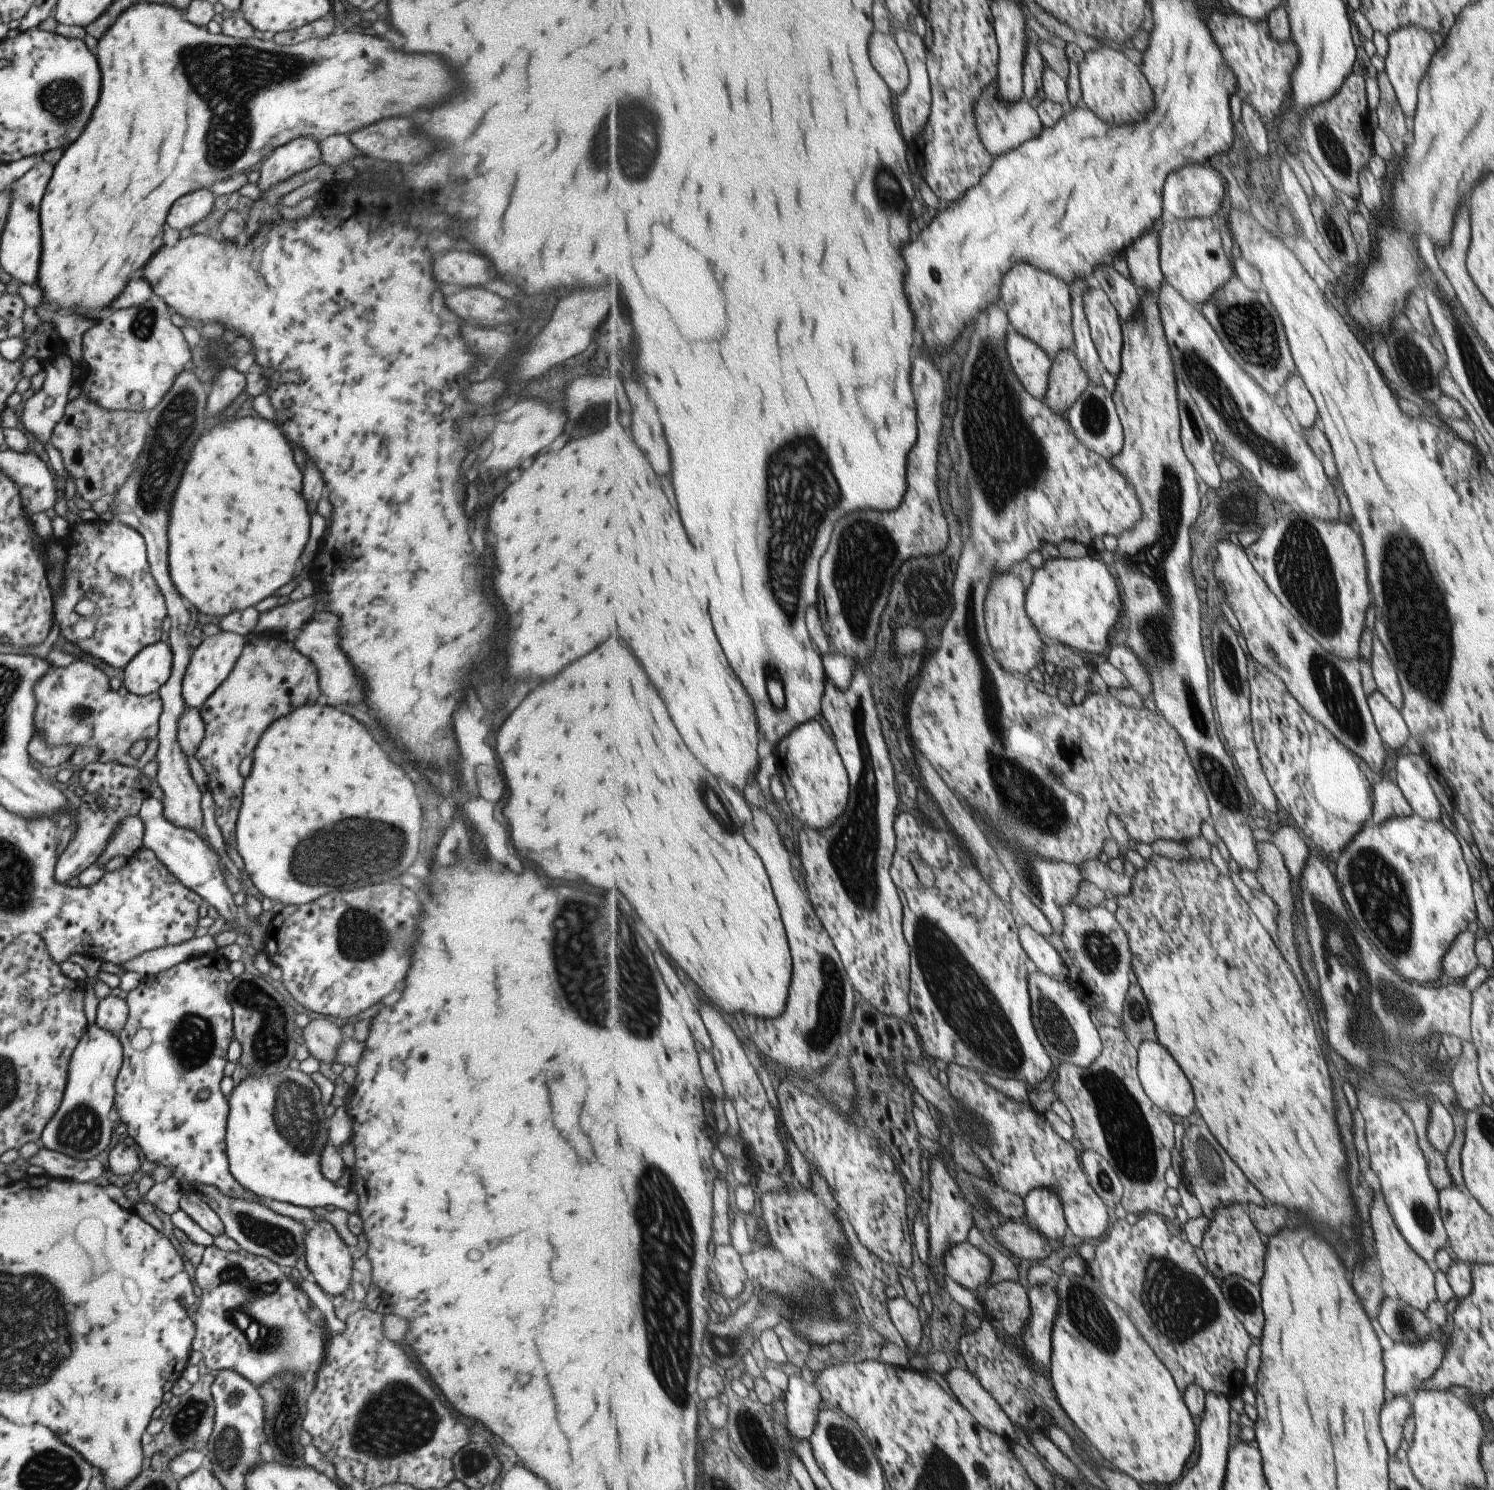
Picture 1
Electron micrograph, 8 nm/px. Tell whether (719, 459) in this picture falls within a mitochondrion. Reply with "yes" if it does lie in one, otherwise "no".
no

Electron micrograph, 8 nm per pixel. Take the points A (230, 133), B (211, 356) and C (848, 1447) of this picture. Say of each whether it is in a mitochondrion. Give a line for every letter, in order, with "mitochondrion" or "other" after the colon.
A: mitochondrion
B: mitochondrion
C: mitochondrion

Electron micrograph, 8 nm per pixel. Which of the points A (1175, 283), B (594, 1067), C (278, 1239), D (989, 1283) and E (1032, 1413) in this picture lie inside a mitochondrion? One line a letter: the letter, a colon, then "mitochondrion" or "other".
A: other
B: other
C: mitochondrion
D: other
E: other

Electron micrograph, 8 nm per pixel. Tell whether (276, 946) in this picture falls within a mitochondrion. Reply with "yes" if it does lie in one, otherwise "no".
no

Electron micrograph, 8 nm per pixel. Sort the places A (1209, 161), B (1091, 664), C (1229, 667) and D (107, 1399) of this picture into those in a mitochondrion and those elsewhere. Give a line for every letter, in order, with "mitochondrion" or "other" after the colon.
A: other
B: other
C: mitochondrion
D: other

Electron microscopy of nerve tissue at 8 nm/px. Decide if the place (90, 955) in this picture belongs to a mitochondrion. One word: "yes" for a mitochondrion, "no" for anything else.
no

